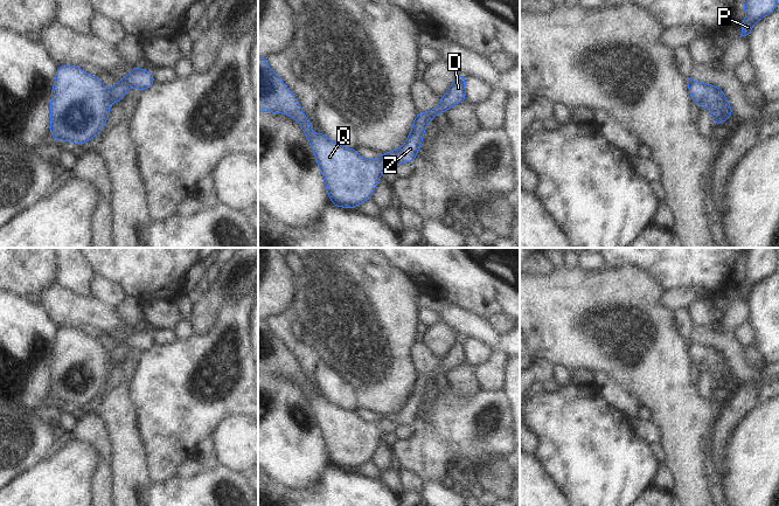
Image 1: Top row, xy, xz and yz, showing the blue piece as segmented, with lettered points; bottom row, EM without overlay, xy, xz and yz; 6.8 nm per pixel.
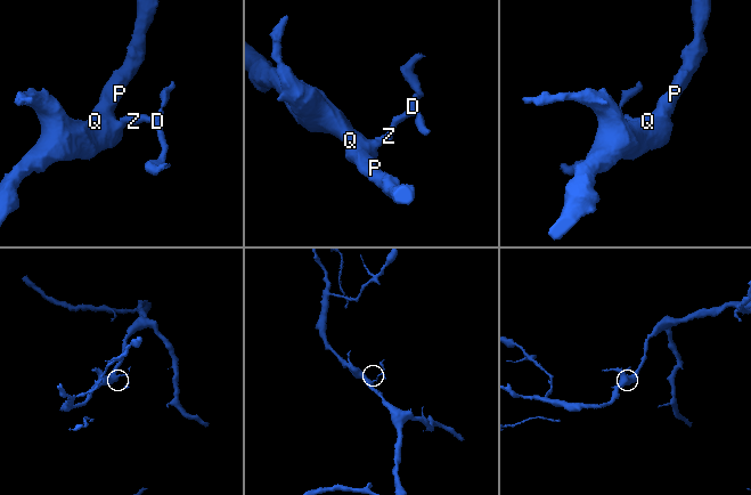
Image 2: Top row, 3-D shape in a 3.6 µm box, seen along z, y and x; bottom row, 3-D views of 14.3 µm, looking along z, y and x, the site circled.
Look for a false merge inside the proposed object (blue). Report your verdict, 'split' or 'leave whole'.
split

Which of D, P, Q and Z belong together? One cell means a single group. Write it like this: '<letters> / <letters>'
D Z / P Q

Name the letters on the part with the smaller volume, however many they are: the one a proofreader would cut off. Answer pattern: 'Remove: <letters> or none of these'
Remove: D, Z

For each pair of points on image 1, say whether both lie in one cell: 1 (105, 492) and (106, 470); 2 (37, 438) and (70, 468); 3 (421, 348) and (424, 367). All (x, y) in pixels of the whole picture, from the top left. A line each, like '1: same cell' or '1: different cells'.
1: same cell
2: different cells
3: same cell

